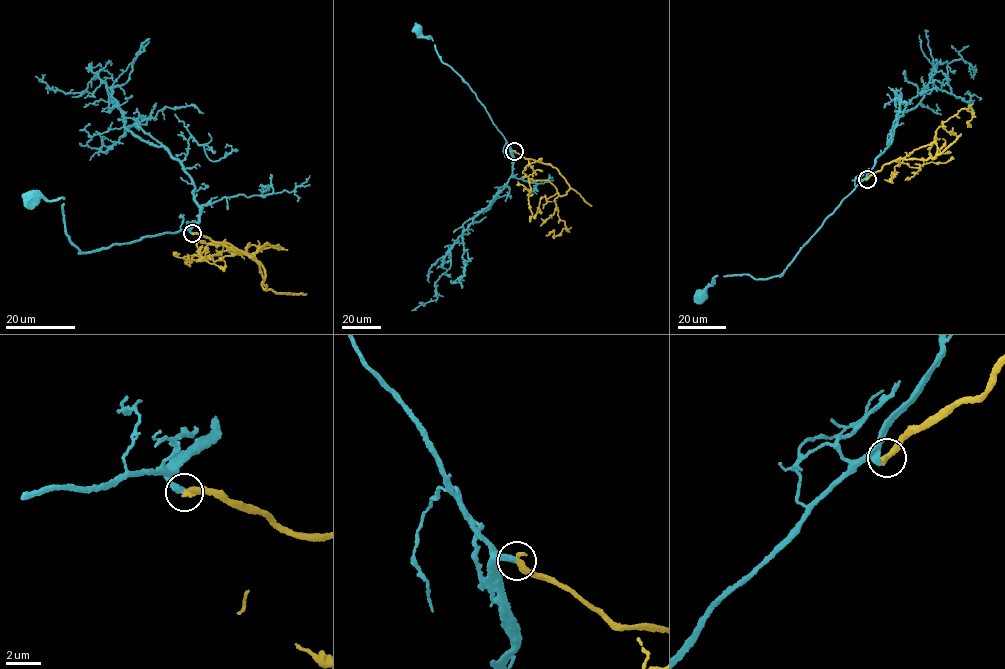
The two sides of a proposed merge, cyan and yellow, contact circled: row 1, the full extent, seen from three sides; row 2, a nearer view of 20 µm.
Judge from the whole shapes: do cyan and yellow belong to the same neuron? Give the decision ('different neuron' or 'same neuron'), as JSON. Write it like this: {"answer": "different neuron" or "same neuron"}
{"answer": "same neuron"}

